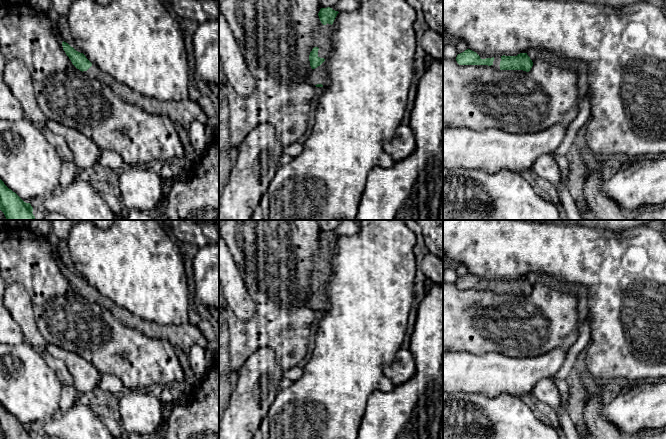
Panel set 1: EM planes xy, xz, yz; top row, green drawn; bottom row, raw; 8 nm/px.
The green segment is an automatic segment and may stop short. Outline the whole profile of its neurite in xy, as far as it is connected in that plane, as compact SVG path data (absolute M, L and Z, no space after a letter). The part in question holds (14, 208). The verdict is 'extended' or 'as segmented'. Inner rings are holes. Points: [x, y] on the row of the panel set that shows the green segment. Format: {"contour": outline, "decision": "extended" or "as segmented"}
{"contour": "M0 179L0 210L7 220L36 220L33 207L24 202Z", "decision": "as segmented"}

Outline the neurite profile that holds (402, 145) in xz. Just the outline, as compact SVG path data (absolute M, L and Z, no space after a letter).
M400 125L391 140L384 142L384 149L395 161L409 157L416 148L415 136L409 125Z

